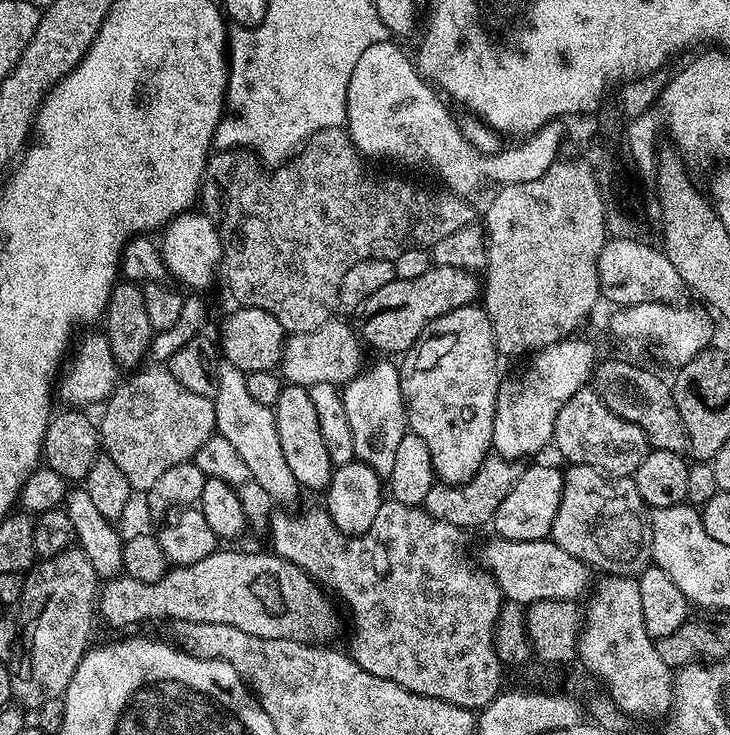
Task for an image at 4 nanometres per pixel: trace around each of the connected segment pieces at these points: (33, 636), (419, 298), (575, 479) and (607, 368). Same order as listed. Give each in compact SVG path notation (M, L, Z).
M73 546L62 550L62 554L46 556L35 563L24 576L18 611L32 617L22 624L22 643L12 672L12 695L17 705L35 710L42 702L50 702L50 698L63 697L74 678L74 670L78 670L78 662L82 662L93 643L92 616L94 620L98 612L98 577L83 549Z
M433 265L433 268L418 278L391 280L382 286L382 290L370 294L358 313L358 335L369 349L377 348L380 354L403 354L420 339L427 324L451 310L475 303L479 294L480 280L473 271L448 265Z
M585 464L569 465L565 469L562 502L550 538L568 554L593 569L604 570L607 575L634 578L651 565L650 514L635 479L615 478Z
M604 360L597 363L594 373L596 393L618 414L628 422L634 422L646 434L652 448L661 448L681 454L688 452L688 435L682 422L682 414L678 414L678 406L674 406L672 385L667 379L655 376L636 364L627 364L624 360Z

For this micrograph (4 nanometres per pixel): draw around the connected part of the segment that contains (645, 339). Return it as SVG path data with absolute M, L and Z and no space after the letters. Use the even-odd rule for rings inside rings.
M642 303L639 306L619 307L610 318L613 334L632 352L644 352L652 349L654 355L665 360L671 366L690 362L699 352L705 351L714 328L703 312L683 304Z

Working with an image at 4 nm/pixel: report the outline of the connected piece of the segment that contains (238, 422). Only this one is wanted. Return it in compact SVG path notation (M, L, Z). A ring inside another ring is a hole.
M221 359L216 366L218 390L214 397L216 406L216 432L226 438L238 450L242 462L250 466L254 478L266 494L270 494L273 501L280 506L292 506L292 503L302 495L298 478L294 478L286 457L282 455L282 442L278 442L278 426L276 414L272 408L262 406L246 390L246 374L234 366L234 362Z

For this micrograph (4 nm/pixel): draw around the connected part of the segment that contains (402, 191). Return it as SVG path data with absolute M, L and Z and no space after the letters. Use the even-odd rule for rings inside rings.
M343 127L327 128L314 134L291 159L273 167L271 171L248 150L216 150L209 155L208 164L204 167L204 177L200 180L198 204L203 214L213 221L220 235L223 248L222 276L224 274L228 279L228 288L232 291L233 298L237 300L235 303L239 307L257 308L266 310L266 314L274 314L274 318L278 318L278 322L284 327L285 333L313 332L326 326L329 320L337 315L340 307L338 290L350 266L358 266L358 262L367 260L395 262L406 250L433 246L440 239L449 237L456 230L470 226L477 219L475 210L468 205L471 203L465 197L455 196L453 192L441 190L439 187L436 187L437 189L419 188L418 185L411 184L408 180L399 180L396 176L375 176L364 163L366 163L365 157L354 146L354 142Z

